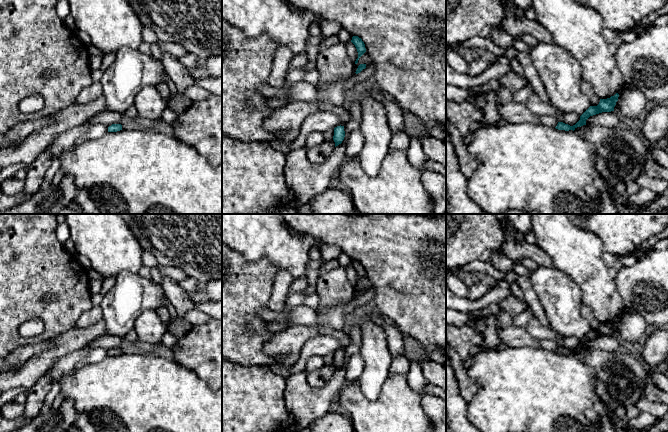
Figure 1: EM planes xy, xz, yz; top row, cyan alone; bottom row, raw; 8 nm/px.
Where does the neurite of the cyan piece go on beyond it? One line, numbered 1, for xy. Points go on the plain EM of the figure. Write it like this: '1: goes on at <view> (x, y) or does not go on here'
1: does not go on here

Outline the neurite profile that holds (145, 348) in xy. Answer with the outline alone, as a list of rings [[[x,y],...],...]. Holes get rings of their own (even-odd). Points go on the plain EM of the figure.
[[[137,341],[137,348],[142,354],[155,354],[155,345],[153,344]]]

